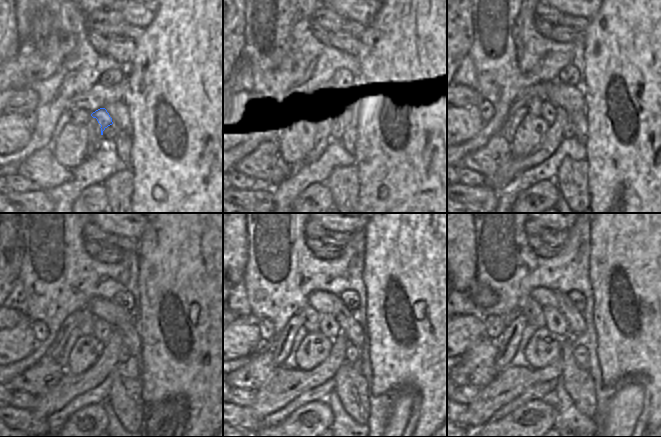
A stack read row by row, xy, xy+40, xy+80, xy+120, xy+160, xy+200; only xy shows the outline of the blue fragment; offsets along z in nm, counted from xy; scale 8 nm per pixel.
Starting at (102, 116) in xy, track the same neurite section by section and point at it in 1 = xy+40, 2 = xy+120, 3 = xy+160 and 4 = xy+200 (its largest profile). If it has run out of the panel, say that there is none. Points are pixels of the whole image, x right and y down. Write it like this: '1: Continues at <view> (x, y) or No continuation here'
1: Continues at xy+40 (325, 136)
2: Continues at xy+120 (69, 386)
3: Continues at xy+160 (287, 384)
4: Continues at xy+200 (511, 382).

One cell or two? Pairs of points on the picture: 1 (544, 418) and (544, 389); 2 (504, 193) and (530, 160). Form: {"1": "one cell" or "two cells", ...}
{"1": "two cells", "2": "two cells"}

